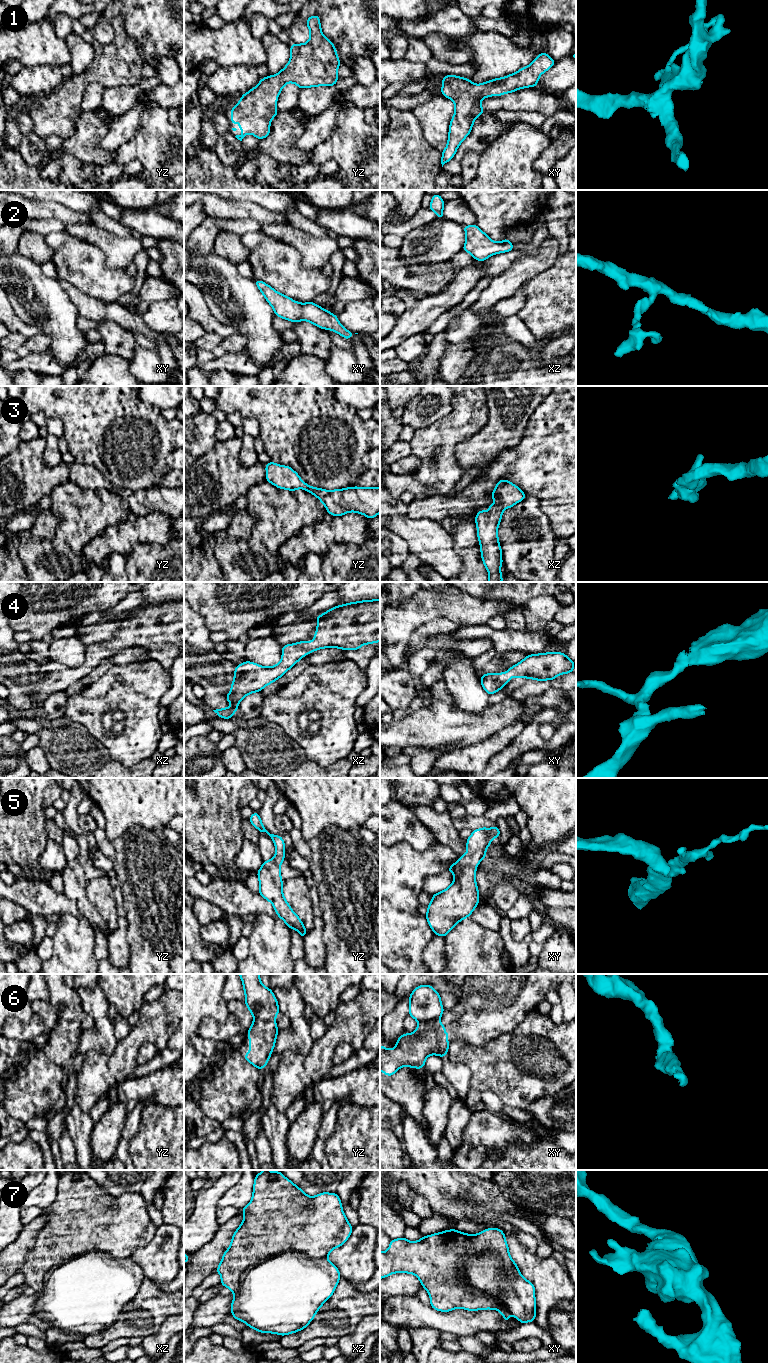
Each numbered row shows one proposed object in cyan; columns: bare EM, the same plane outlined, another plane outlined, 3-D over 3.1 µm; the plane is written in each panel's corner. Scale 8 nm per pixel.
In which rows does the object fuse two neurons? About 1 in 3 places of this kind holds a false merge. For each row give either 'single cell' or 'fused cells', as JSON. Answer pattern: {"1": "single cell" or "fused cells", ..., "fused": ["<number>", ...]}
{"1": "single cell", "2": "single cell", "3": "single cell", "4": "single cell", "5": "single cell", "6": "fused cells", "7": "single cell", "fused": ["6"]}

